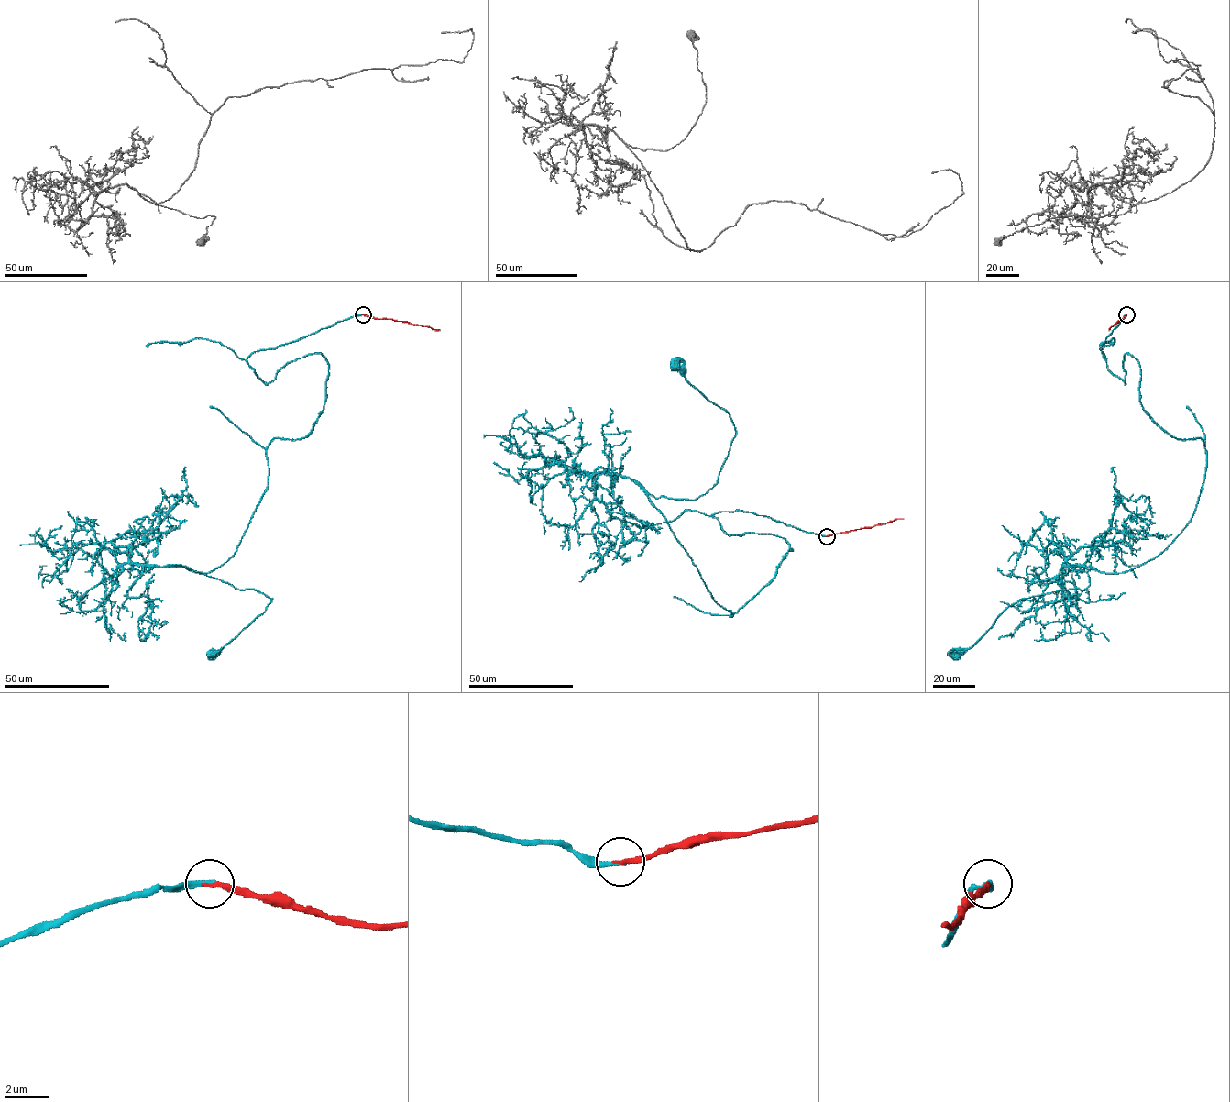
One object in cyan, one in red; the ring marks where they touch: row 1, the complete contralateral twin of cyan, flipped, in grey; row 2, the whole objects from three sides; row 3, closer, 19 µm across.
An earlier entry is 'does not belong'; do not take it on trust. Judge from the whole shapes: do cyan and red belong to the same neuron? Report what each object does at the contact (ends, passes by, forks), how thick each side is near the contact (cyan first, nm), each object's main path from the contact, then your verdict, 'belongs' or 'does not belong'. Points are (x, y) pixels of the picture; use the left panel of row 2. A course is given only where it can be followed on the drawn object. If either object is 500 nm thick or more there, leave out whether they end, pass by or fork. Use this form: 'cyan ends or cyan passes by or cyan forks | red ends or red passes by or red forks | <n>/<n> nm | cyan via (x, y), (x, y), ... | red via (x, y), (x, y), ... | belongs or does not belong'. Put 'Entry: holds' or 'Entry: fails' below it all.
cyan ends | red ends | 200/240 nm | cyan via (363, 314), (247, 358), (320, 353), (325, 402), (182, 567), (272, 599), (211, 655) | red via (363, 314), (440, 329) | belongs
Entry: fails

